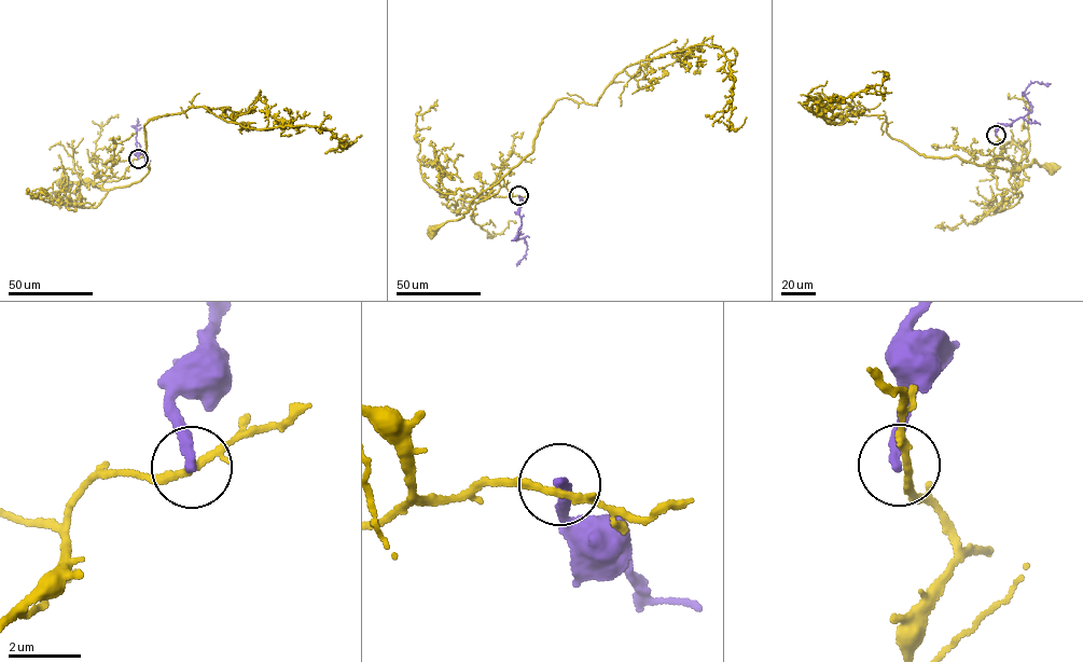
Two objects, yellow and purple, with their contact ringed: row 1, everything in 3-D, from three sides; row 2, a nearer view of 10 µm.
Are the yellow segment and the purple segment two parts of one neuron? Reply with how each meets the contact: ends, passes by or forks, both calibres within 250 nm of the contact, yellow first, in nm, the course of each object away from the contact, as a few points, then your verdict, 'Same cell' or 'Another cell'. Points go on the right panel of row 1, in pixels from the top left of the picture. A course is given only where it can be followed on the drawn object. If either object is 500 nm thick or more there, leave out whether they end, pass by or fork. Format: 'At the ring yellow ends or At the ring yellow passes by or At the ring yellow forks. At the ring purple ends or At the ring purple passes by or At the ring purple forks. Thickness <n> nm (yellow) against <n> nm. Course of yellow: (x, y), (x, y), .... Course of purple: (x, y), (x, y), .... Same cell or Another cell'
At the ring yellow passes by. At the ring purple ends. Thickness 200 nm (yellow) against 300 nm. Course of yellow: (996, 135), (994, 153), (1016, 163), (1017, 170), (1032, 163), (1051, 167). Course of purple: (996, 135), (999, 124), (1012, 123), (1031, 112), (1025, 95), (1028, 85), (1037, 81), (1051, 84). Another cell

